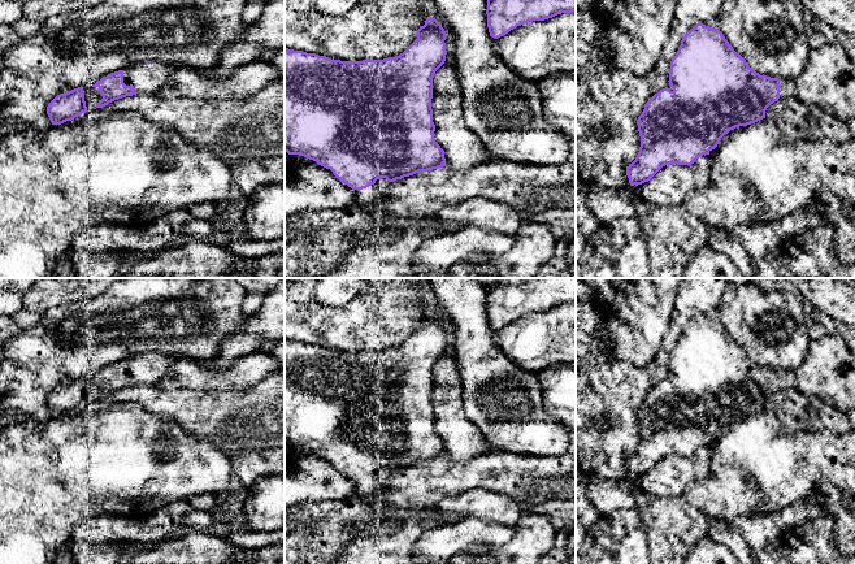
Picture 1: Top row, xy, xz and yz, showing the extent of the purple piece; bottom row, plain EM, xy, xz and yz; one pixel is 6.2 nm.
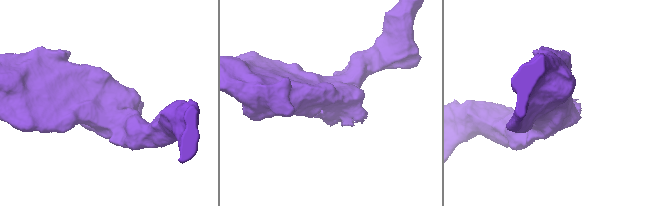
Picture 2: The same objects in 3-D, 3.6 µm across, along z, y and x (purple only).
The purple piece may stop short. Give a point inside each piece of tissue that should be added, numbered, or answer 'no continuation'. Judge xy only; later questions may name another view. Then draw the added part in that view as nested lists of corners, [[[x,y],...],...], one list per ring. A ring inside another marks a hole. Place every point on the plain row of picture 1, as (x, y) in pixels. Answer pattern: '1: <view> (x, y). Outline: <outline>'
1: xy (148, 369). Outline: [[[157,352],[135,355],[123,360],[123,374],[133,376],[138,385],[155,386],[181,359],[186,357]]]

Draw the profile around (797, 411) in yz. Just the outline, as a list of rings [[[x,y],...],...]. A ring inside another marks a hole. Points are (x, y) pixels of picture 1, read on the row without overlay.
[[[795,389],[778,390],[765,402],[787,429],[797,431],[829,430],[843,435],[851,431],[846,413],[815,395],[804,395]]]

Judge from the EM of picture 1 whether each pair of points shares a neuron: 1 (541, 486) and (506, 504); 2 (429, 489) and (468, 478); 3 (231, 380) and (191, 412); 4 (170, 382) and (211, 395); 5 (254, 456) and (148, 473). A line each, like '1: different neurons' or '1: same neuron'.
1: different neurons
2: same neuron
3: different neurons
4: different neurons
5: different neurons

